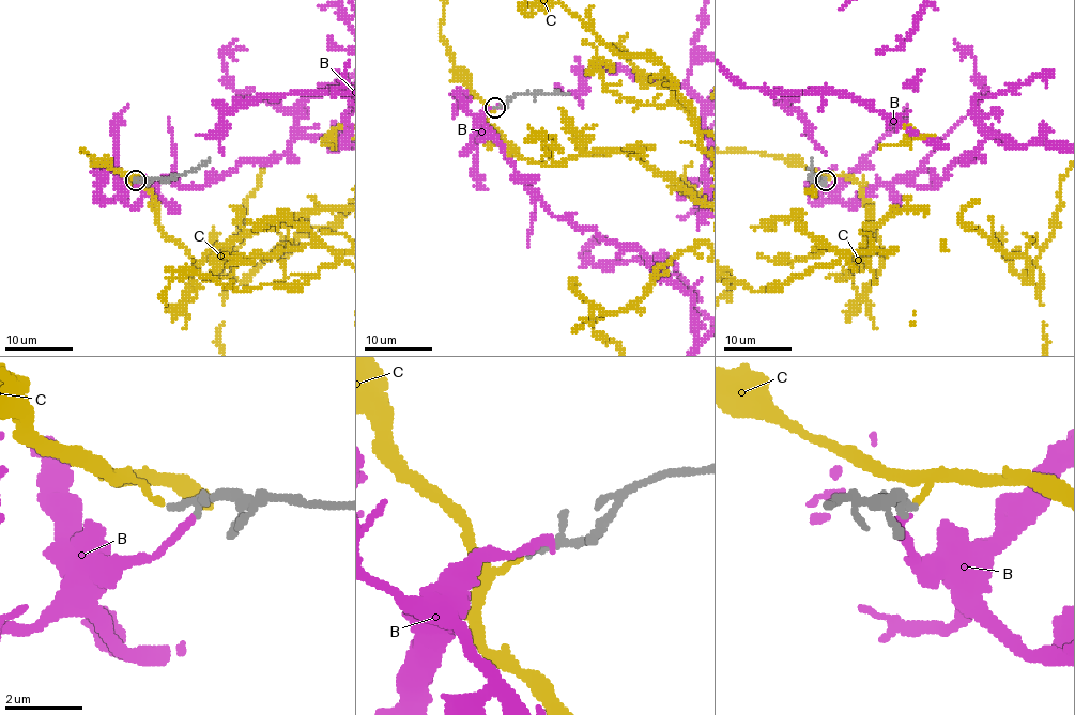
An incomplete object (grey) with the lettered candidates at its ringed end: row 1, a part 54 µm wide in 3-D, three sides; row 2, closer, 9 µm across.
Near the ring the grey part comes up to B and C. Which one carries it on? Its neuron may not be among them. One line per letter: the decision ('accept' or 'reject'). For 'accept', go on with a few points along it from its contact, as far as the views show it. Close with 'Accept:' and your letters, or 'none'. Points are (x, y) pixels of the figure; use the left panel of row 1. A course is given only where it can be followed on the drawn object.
B: reject
C: accept
Accept: C

